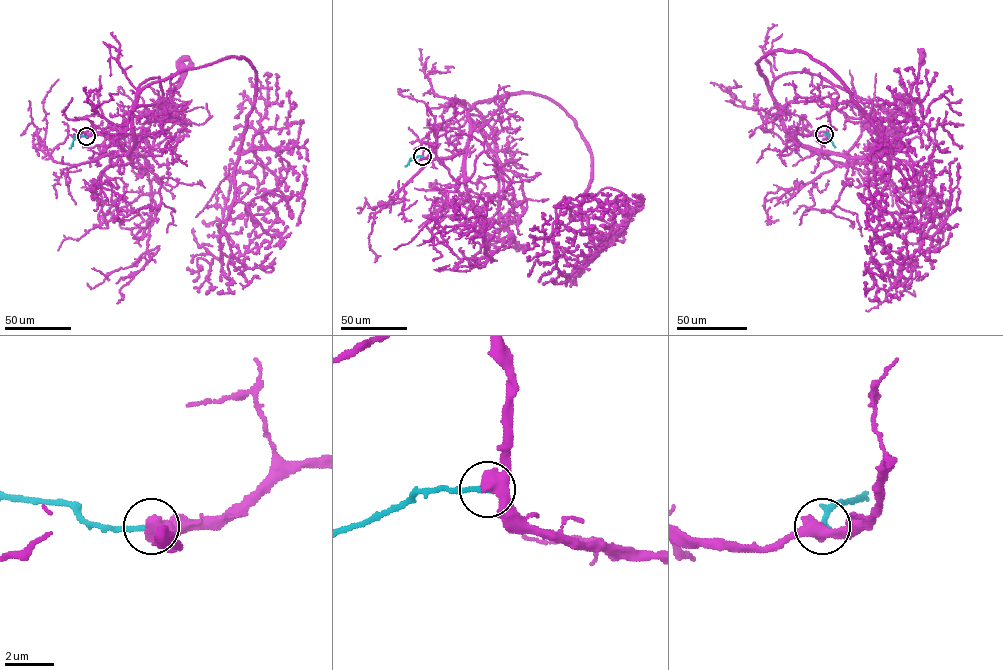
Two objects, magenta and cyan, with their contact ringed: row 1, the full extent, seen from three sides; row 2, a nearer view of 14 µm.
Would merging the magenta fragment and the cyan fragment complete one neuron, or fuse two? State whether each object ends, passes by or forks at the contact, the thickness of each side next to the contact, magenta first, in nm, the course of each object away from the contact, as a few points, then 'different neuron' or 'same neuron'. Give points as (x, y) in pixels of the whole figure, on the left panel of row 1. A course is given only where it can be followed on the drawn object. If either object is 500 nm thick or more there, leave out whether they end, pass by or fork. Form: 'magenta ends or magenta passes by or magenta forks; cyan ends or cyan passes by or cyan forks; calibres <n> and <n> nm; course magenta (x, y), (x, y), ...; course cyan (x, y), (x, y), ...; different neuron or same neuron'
calibres 550 and 280 nm; course magenta (86, 136), (130, 151), (145, 87), (244, 58), (255, 103), (219, 232), (230, 159); course cyan (86, 136), (77, 135), (69, 149); same neuron

